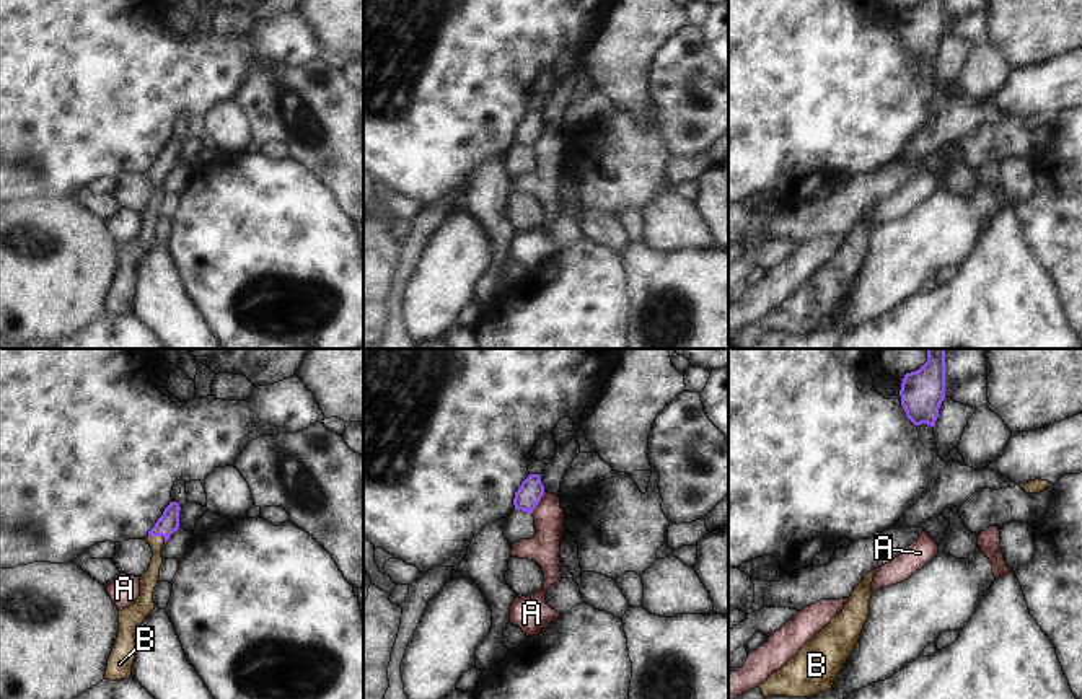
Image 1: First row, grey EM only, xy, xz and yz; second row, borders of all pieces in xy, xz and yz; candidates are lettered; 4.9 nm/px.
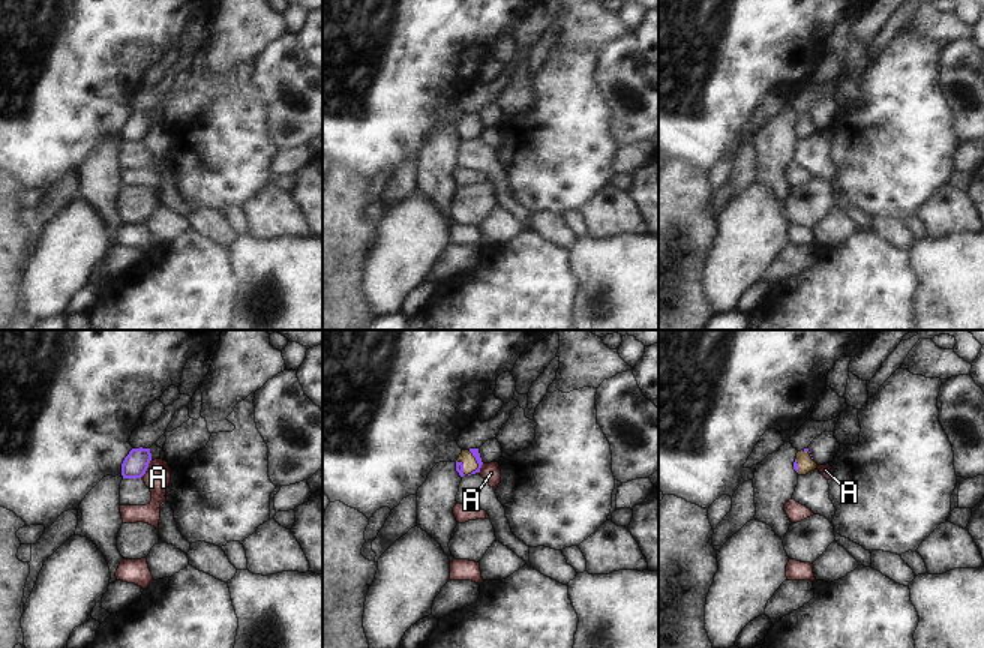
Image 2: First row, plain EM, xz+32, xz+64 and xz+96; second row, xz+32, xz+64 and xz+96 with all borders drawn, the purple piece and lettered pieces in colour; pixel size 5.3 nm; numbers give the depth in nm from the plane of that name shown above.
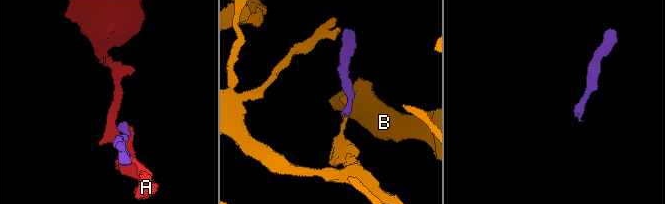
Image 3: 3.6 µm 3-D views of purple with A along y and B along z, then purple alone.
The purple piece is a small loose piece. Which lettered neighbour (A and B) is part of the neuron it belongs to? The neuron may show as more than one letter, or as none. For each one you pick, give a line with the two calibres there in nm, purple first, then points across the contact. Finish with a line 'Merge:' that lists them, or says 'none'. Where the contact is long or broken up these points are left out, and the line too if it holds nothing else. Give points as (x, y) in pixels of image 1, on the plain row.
B: 100/90 nm | across xy (168, 157), (158, 170), (157, 197), (149, 215)
Merge: B

